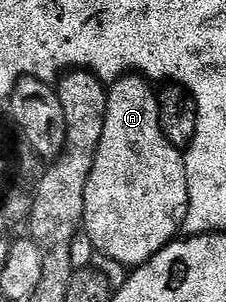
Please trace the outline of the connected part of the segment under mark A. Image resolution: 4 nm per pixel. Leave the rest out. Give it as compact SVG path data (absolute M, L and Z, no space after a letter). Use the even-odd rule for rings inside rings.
M131 72L113 83L106 96L104 132L100 136L98 151L94 153L92 172L84 192L84 234L90 237L91 244L104 257L122 266L137 268L179 237L189 203L186 158L179 147L167 140L160 128L160 108L155 87L147 79Z

